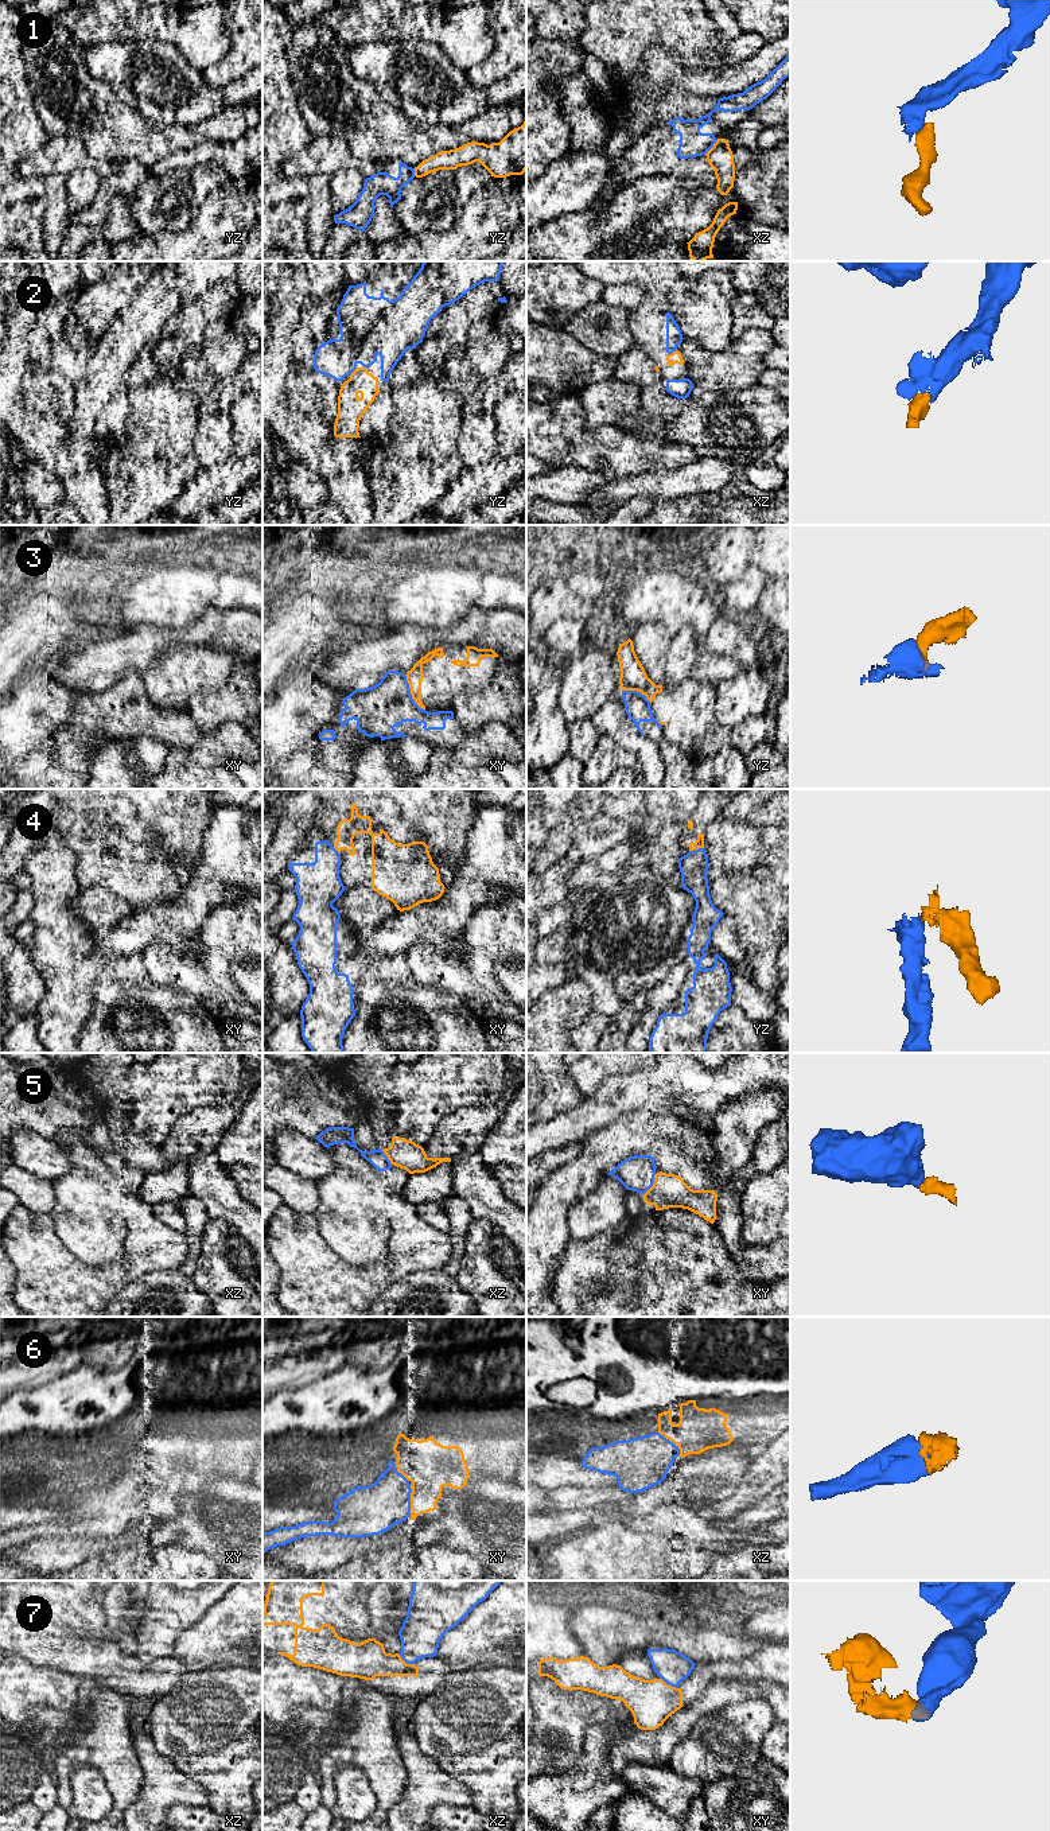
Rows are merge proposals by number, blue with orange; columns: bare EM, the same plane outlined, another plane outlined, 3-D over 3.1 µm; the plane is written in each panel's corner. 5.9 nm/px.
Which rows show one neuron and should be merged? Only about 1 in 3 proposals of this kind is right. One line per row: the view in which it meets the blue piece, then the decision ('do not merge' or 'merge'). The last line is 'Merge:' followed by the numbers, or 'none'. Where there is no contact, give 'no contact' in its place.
1: meets blue in xz; do not merge
2: meets blue in xz; merge
3: meets blue in xy; do not merge
4: meets blue in yz; do not merge
5: meets blue in xy; merge
6: meets blue in xy; merge
7: meets blue in xy; do not merge
Merge: 2, 5, 6

